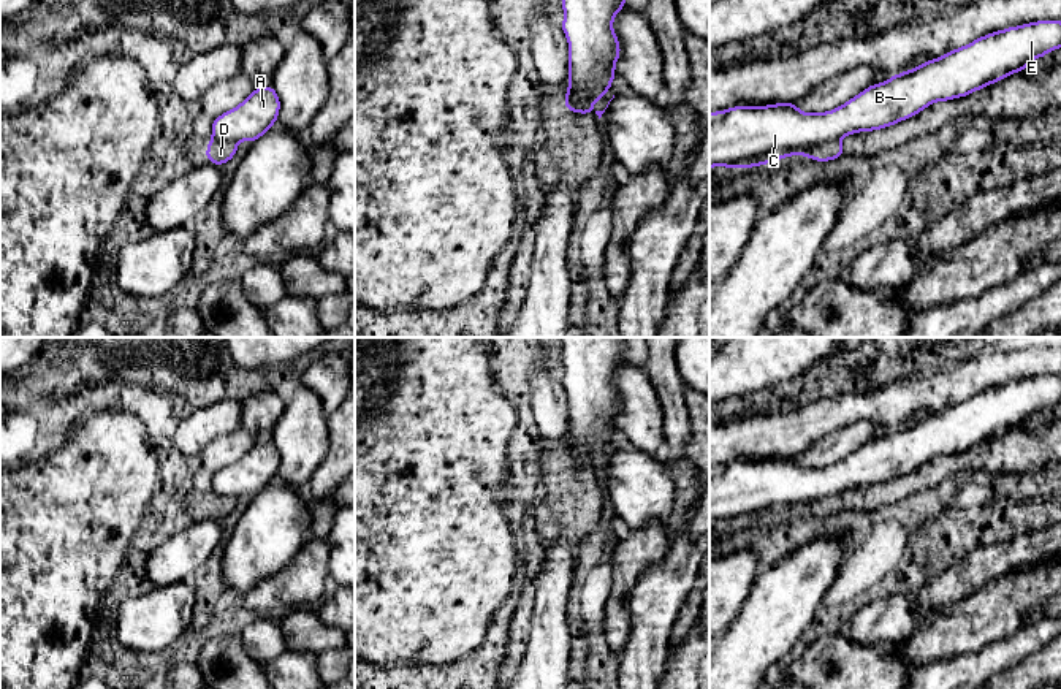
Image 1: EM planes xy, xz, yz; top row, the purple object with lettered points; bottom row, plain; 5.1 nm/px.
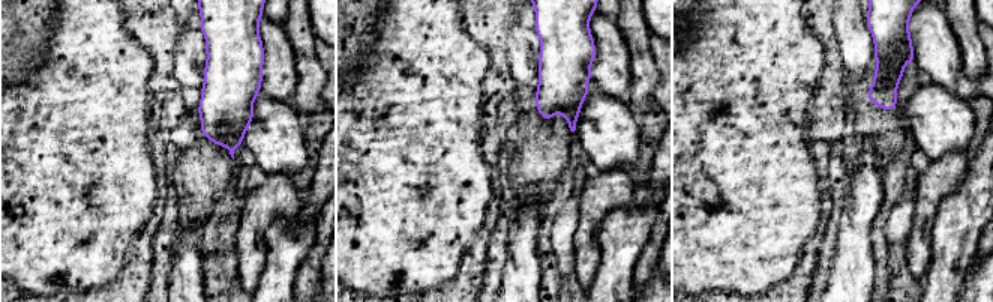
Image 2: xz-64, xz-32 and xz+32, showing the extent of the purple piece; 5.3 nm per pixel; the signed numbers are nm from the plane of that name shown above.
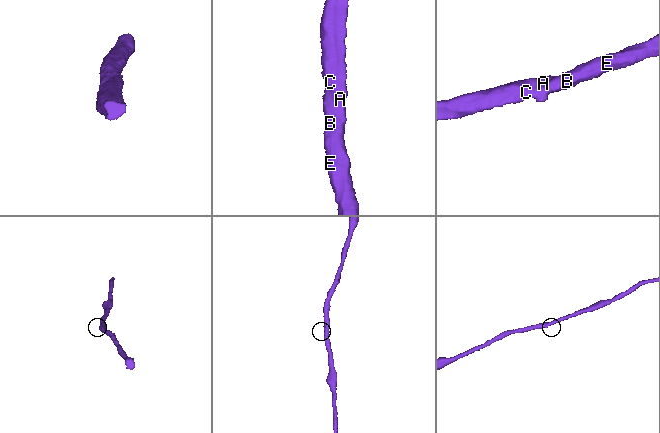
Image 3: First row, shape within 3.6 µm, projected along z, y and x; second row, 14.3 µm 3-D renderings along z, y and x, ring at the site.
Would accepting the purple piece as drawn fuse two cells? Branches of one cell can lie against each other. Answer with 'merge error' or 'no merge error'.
merge error

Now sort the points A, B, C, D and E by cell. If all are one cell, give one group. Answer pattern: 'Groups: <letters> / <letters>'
Groups: A B C E / D

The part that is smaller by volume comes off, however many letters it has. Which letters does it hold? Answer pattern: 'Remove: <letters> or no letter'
Remove: D

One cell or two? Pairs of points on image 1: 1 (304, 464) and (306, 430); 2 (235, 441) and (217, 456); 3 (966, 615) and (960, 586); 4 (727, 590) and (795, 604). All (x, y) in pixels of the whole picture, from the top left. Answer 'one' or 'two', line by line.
1: one
2: one
3: two
4: two

